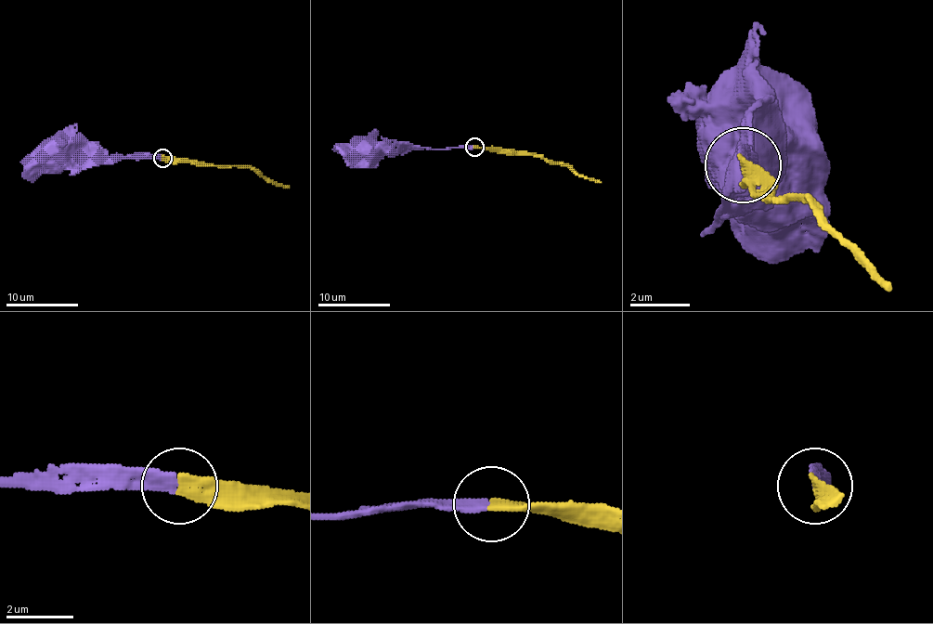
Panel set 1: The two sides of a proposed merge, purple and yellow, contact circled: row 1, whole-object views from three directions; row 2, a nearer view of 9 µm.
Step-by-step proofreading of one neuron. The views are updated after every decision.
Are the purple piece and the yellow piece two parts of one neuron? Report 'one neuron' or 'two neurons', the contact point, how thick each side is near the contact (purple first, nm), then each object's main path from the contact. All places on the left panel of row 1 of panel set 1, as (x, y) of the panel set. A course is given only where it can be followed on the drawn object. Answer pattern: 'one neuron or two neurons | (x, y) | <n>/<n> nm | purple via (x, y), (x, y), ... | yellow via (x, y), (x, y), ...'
one neuron | (162, 158) | 280/280 nm | purple via (161, 158), (58, 158) | yellow via (161, 158), (251, 165), (264, 176), (289, 188)

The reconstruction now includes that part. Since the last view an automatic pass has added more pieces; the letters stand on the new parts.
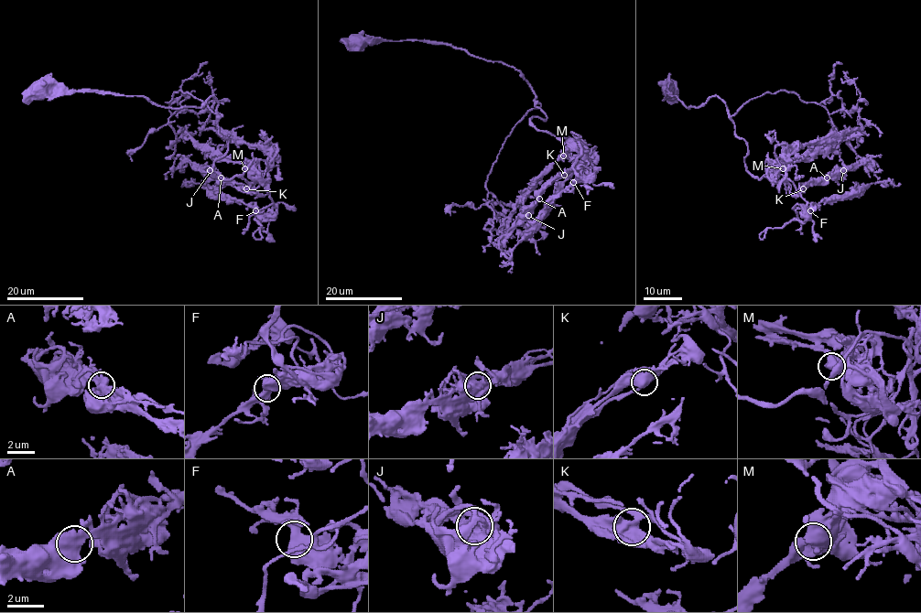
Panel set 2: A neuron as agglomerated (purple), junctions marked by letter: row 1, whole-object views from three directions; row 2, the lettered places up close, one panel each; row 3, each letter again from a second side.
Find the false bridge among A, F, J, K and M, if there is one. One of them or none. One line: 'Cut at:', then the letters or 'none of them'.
Cut at: none of them

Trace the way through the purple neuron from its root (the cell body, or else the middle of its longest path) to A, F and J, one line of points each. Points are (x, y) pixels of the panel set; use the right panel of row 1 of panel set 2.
A: (669, 91), (688, 108), (717, 95), (748, 146), (745, 168), (758, 179), (785, 181), (793, 193), (827, 177)
F: (669, 91), (688, 108), (717, 95), (748, 146), (747, 170), (758, 179), (788, 179), (810, 210)
J: (669, 91), (688, 108), (717, 95), (748, 146), (745, 168), (758, 179), (785, 181), (793, 193), (843, 170)

